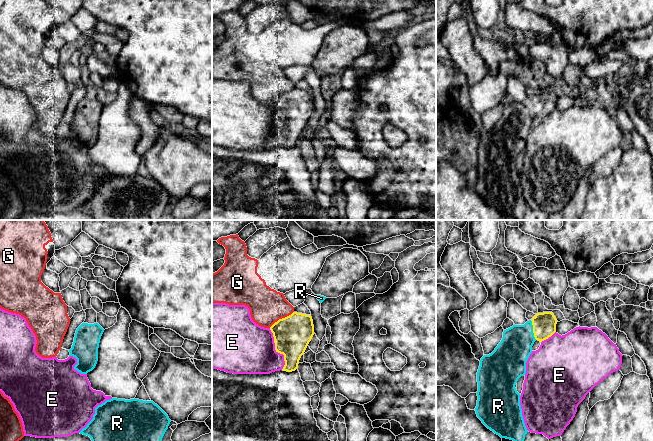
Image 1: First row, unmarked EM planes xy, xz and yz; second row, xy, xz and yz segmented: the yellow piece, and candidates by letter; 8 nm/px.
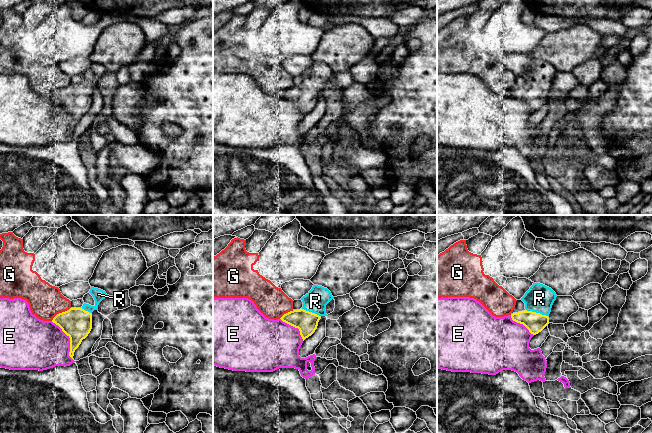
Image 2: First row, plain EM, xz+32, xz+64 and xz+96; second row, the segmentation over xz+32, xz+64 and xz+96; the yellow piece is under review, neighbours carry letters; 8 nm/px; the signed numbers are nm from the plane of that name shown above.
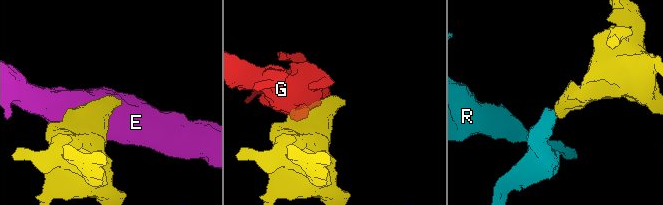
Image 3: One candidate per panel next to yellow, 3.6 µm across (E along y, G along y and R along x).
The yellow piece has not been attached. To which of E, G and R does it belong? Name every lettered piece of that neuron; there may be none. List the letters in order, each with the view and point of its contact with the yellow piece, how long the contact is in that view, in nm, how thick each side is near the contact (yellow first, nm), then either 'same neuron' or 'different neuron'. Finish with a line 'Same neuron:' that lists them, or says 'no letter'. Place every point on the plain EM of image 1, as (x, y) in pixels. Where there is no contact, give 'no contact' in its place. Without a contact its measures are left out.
E: xz (276, 126) | 360 nm | 300/420 nm | different neuron
G: xz (282, 94) | 240 nm | 300/280 nm | different neuron
R: yz (533, 106) | 170 nm | 190/260 nm | same neuron
Same neuron: R

